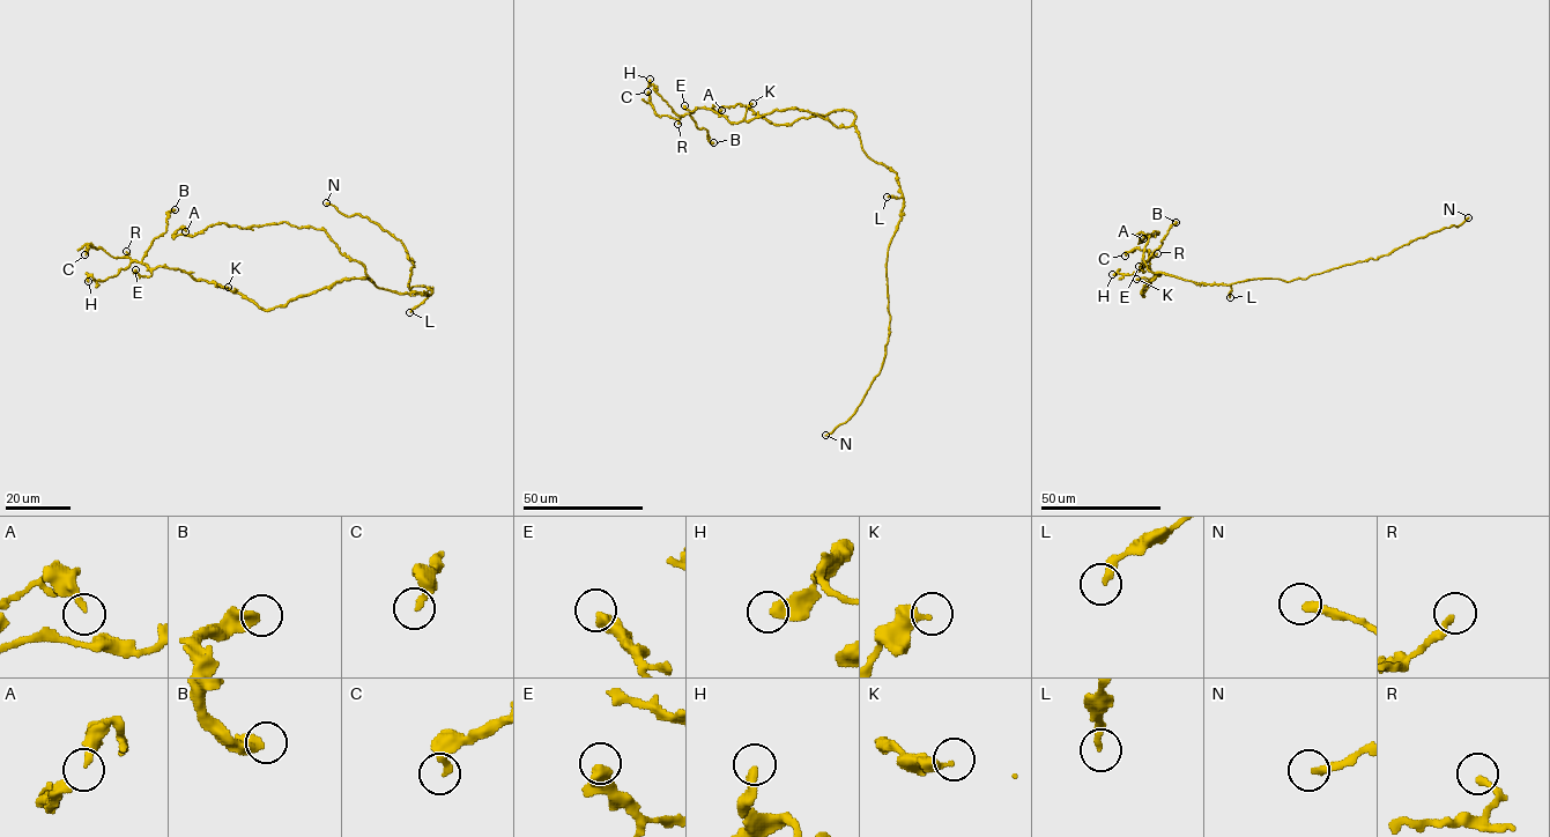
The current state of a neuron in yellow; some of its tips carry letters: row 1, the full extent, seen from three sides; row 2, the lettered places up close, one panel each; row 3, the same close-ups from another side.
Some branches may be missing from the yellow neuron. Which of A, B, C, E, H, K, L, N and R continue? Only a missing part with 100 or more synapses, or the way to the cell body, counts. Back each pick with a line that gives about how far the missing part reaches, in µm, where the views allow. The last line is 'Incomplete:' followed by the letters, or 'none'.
N: about 110 µm are missing
Incomplete: N

